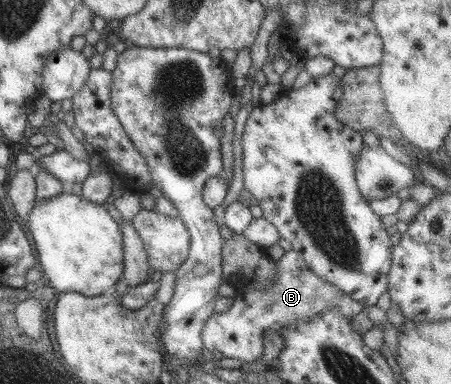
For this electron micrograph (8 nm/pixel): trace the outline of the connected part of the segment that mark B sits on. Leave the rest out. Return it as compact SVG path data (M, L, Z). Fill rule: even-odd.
M293 249L285 251L275 261L274 279L260 289L247 286L233 297L231 306L225 312L214 312L203 326L201 339L203 347L209 351L219 351L224 357L255 361L263 351L262 333L265 330L283 331L282 327L298 322L313 314L321 314L327 308L335 308L342 316L351 319L361 312L363 305L351 299L350 295L317 277L305 263L301 255Z

